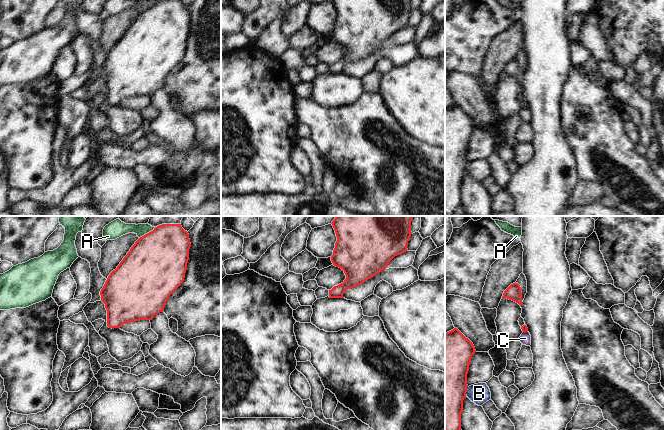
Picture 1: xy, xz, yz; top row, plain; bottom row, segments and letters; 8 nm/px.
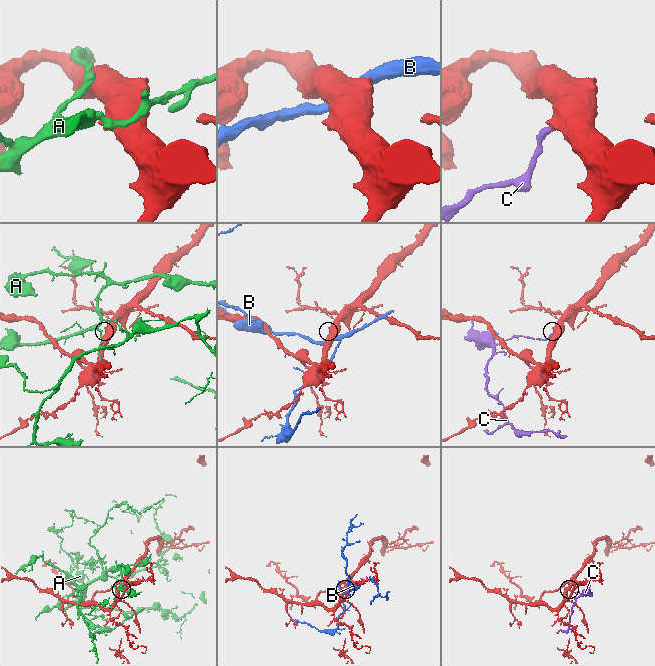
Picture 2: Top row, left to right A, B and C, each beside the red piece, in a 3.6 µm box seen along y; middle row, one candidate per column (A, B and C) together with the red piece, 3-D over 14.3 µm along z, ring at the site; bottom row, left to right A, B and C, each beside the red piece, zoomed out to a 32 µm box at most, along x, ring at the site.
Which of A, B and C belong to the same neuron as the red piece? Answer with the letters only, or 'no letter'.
no letter

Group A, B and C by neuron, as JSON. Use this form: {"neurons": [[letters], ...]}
{"neurons": [["A"], ["B"], ["C"]]}

